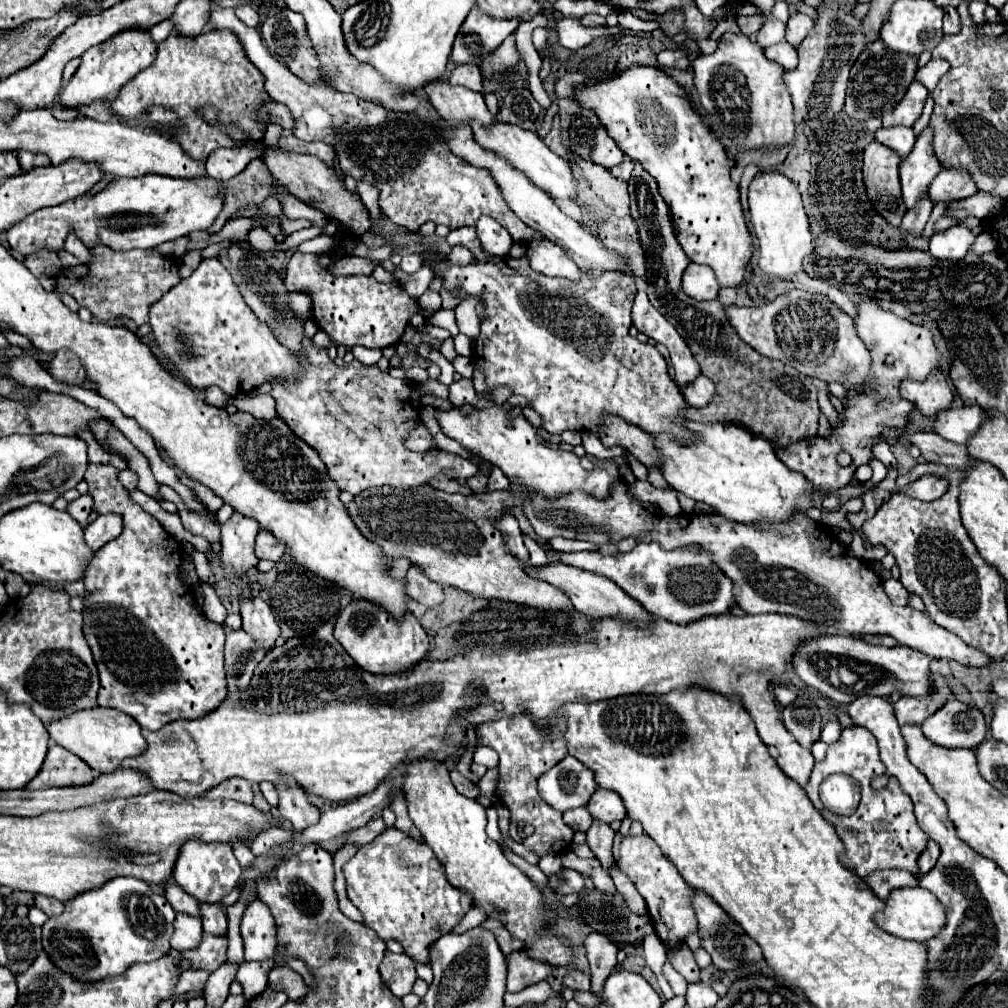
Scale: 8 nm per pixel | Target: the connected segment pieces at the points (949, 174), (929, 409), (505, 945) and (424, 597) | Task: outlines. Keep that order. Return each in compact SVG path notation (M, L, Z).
M941 170L929 186L929 198L933 204L969 198L975 192L977 186L973 184L973 180L969 180L969 174L965 170Z
M933 372L925 382L903 382L901 396L909 400L923 416L935 418L939 410L945 410L953 402L951 388L943 376L943 372Z
M485 920L485 922L481 924L481 928L485 928L485 930L489 930L489 932L495 934L497 944L499 944L501 952L505 952L505 956L509 956L509 954L515 952L515 950L521 950L521 942L519 942L517 938L509 936L507 928L505 928L501 922L497 922L497 920Z
M411 564L407 572L407 594L427 608L435 608L443 602L443 588L427 578L419 564Z

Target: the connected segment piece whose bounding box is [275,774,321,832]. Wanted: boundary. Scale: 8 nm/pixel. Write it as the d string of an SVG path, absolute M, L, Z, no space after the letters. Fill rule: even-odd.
M281 774L275 782L275 790L279 794L279 814L293 824L295 832L305 830L309 824L315 824L319 820L321 812L309 804L305 792L291 776Z

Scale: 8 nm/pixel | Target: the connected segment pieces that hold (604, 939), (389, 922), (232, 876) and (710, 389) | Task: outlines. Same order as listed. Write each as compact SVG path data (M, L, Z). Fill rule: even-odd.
M597 932L587 936L585 948L591 966L591 990L597 992L597 988L601 988L605 978L609 978L609 974L613 972L617 964L619 948L609 940L607 935L597 934Z
M387 828L373 842L361 846L342 870L347 880L347 896L363 914L363 924L373 928L381 940L401 942L405 952L419 962L429 962L429 944L433 944L439 936L449 934L451 928L471 908L471 896L467 892L455 890L445 880L445 872L433 856L433 852L429 850L429 846L425 842L409 840L409 836L399 832L397 828Z
M189 842L185 848L181 848L181 856L177 858L177 868L173 870L175 882L193 898L199 902L215 904L225 894L229 894L235 884L237 876L241 876L241 866L237 858L233 856L233 848L225 844L201 844L201 842Z
M699 376L697 380L693 380L693 384L689 388L683 388L681 394L685 396L687 404L691 404L693 408L703 408L705 404L709 404L715 398L715 386L709 378Z

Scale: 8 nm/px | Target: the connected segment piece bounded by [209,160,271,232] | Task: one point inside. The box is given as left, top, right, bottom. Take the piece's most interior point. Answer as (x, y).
(252, 186)

